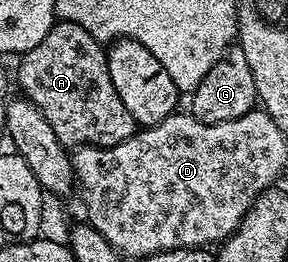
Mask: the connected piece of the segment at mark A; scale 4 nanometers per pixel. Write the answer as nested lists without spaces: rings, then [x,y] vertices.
[[[56,22],[49,33],[45,33],[45,41],[41,41],[37,49],[24,53],[18,63],[22,98],[42,113],[45,121],[53,127],[53,133],[57,133],[57,141],[61,141],[63,147],[112,147],[121,145],[121,141],[137,133],[135,118],[129,113],[129,109],[125,109],[121,97],[117,97],[117,89],[113,89],[104,44],[94,39],[81,25]]]

